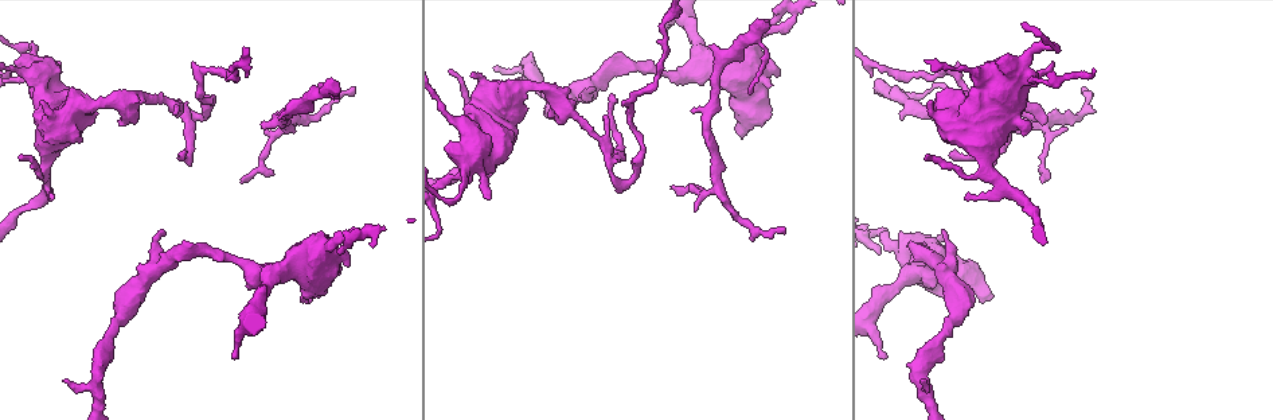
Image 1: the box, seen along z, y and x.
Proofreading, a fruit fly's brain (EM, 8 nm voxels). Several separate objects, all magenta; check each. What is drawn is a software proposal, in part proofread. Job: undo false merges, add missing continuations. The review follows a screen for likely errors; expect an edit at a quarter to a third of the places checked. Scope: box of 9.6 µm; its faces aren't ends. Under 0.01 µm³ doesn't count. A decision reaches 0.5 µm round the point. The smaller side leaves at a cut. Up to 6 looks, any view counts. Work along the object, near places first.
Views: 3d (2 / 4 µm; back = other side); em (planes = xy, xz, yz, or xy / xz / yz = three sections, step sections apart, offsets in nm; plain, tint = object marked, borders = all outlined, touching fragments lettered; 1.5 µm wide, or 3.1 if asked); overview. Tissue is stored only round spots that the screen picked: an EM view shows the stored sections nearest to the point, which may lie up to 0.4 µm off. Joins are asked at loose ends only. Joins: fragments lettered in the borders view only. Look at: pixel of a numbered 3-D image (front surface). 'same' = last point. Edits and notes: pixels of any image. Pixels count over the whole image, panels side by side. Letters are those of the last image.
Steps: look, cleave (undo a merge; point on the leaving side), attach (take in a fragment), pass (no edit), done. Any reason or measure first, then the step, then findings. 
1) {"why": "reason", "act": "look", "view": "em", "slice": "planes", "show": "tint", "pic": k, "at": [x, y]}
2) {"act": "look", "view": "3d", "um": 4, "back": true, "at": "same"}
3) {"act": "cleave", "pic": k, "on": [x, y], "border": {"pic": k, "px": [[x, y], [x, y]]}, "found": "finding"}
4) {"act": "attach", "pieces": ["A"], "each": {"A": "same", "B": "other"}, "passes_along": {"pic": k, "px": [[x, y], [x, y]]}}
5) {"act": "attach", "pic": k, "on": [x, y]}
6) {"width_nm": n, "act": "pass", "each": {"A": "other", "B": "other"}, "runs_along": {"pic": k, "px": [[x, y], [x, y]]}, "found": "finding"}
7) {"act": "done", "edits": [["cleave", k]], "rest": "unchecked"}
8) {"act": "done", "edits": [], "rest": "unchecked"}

{"why": "three arms meet", "act": "look", "view": "3d", "um": 4, "pic": 1, "at": [609, 149]}

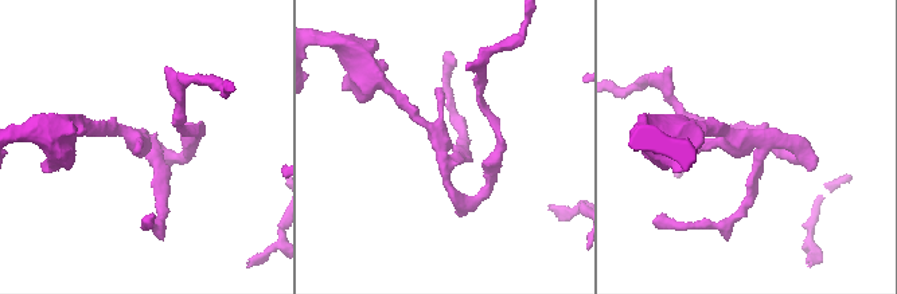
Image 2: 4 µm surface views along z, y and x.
{"act": "look", "view": "em", "slice": "yz", "step": 8, "show": "borders", "pic": 2, "at": [749, 143]}

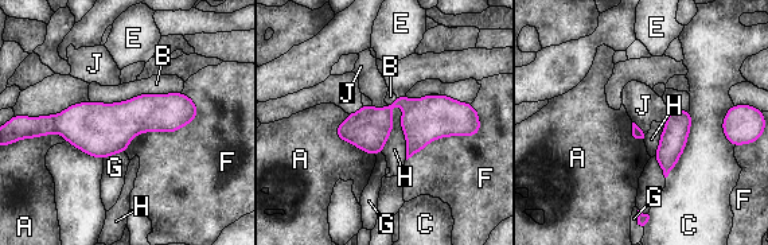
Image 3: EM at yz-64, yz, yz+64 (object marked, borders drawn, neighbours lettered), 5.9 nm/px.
{"act": "pass", "each": {"A": "other", "B": "other", "C": "other", "E": "other", "F": "other", "G": "other", "H": "other", "J": "other"}, "found": "continuous, no second neuron"}

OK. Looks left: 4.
{"act": "look", "view": "em", "slice": "planes", "show": "borders", "pic": 1, "at": [714, 183]}

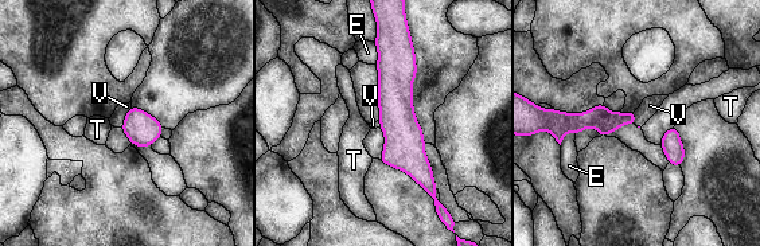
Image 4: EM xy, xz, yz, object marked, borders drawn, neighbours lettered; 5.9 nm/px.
{"longest_contact_nm": ["V", 150], "act": "pass", "each": {"E": "other", "T": "other", "V": "other"}, "border": {"pic": 4, "px": [[131, 105], [120, 127]]}, "found": "continuous, no second neuron"}

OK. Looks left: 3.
{"why": "branch stops here", "act": "look", "view": "3d", "um": 2, "pic": 1, "at": [335, 81]}

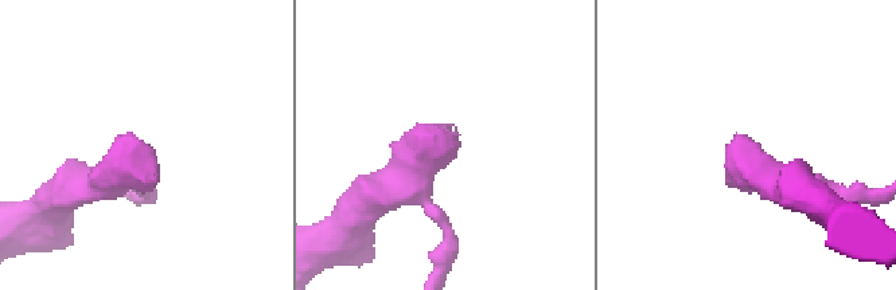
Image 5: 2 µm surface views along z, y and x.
{"why": "need the tissue", "act": "look", "view": "em", "slice": "yz", "step": 8, "show": "borders", "pic": 5, "at": [733, 138]}

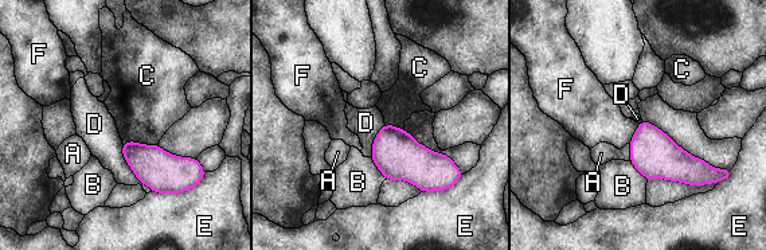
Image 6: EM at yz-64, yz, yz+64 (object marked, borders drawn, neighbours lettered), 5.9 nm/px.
{"why": "another direction", "act": "look", "view": "em", "slice": "planes", "show": "borders", "at": "same"}

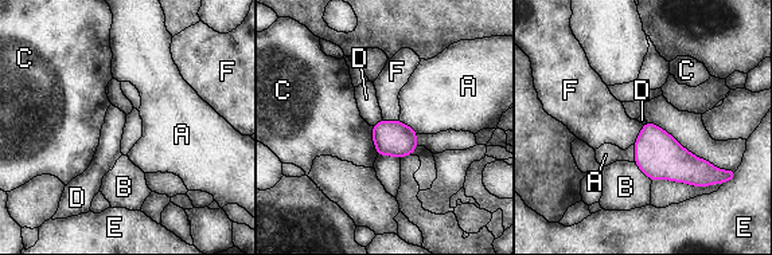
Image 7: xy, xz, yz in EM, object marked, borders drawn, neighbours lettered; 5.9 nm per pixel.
{"act": "attach", "pieces": ["A"], "each": {"A": "same", "B": "other", "C": "other", "D": "other", "E": "other", "F": "other"}, "found": "the neuron continues"}

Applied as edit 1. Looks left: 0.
{"act": "done", "edits": [["attach", 7]], "rest": "unchecked"}

